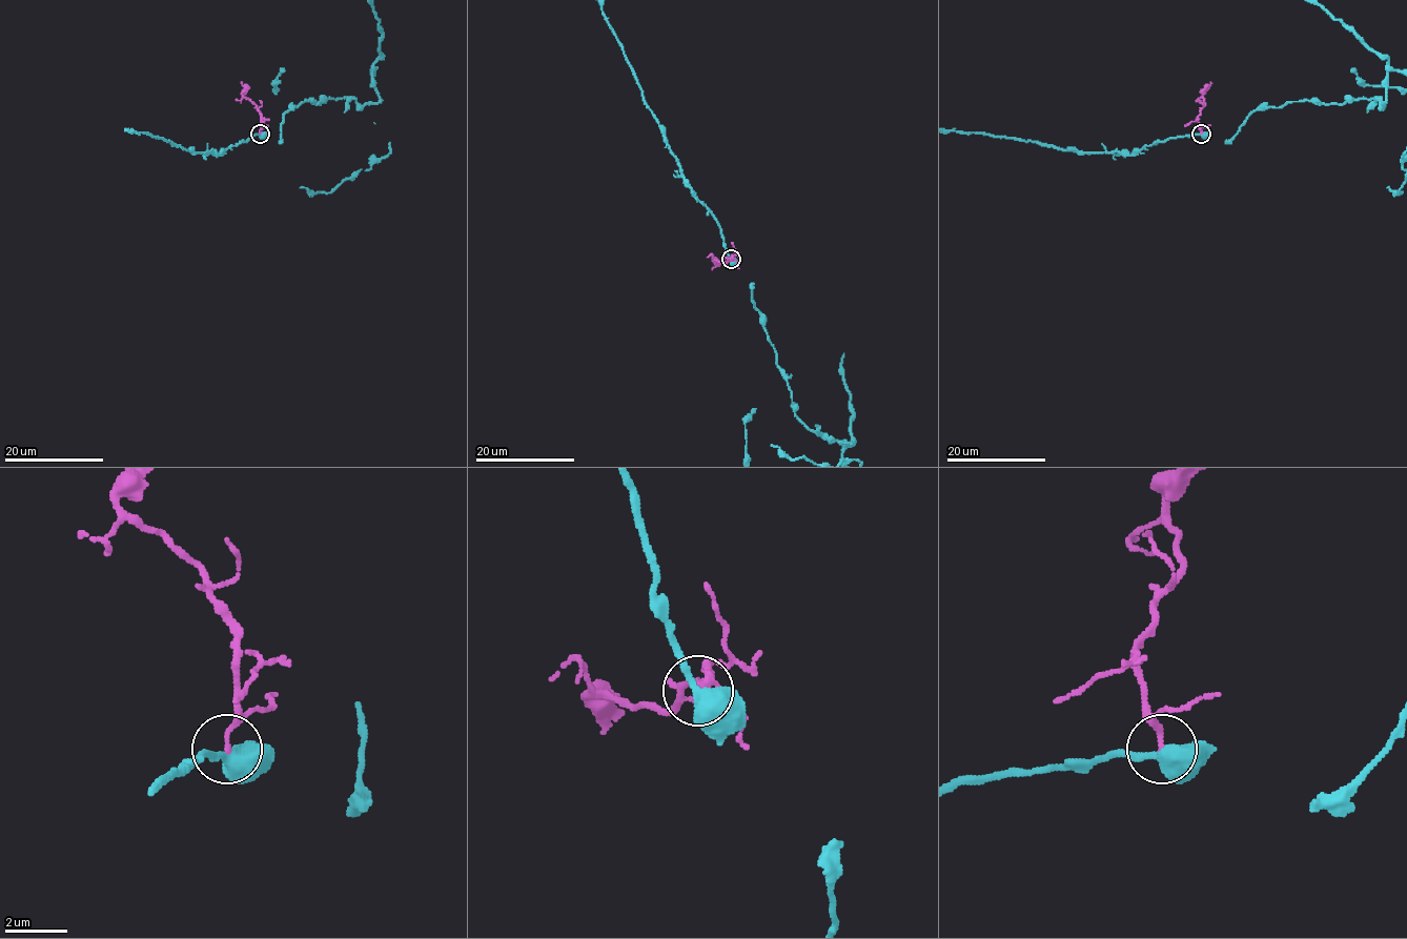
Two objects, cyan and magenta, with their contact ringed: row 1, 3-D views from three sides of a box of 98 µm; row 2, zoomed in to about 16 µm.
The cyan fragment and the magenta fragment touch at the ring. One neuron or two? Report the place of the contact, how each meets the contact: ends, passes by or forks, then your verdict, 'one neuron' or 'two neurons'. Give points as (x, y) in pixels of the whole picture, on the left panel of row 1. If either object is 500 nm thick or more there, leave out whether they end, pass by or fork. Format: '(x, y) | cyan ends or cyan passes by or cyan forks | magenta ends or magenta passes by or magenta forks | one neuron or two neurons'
(260, 134) | cyan passes by | magenta ends | two neurons

